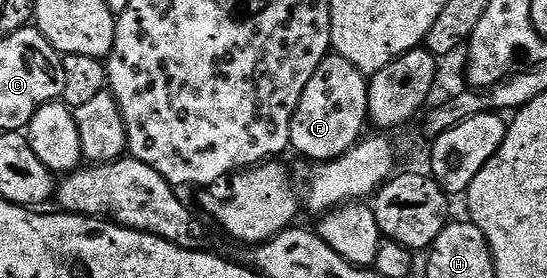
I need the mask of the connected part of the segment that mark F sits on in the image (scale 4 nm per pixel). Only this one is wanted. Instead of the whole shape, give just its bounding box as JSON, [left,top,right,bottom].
[289,54,369,162]

